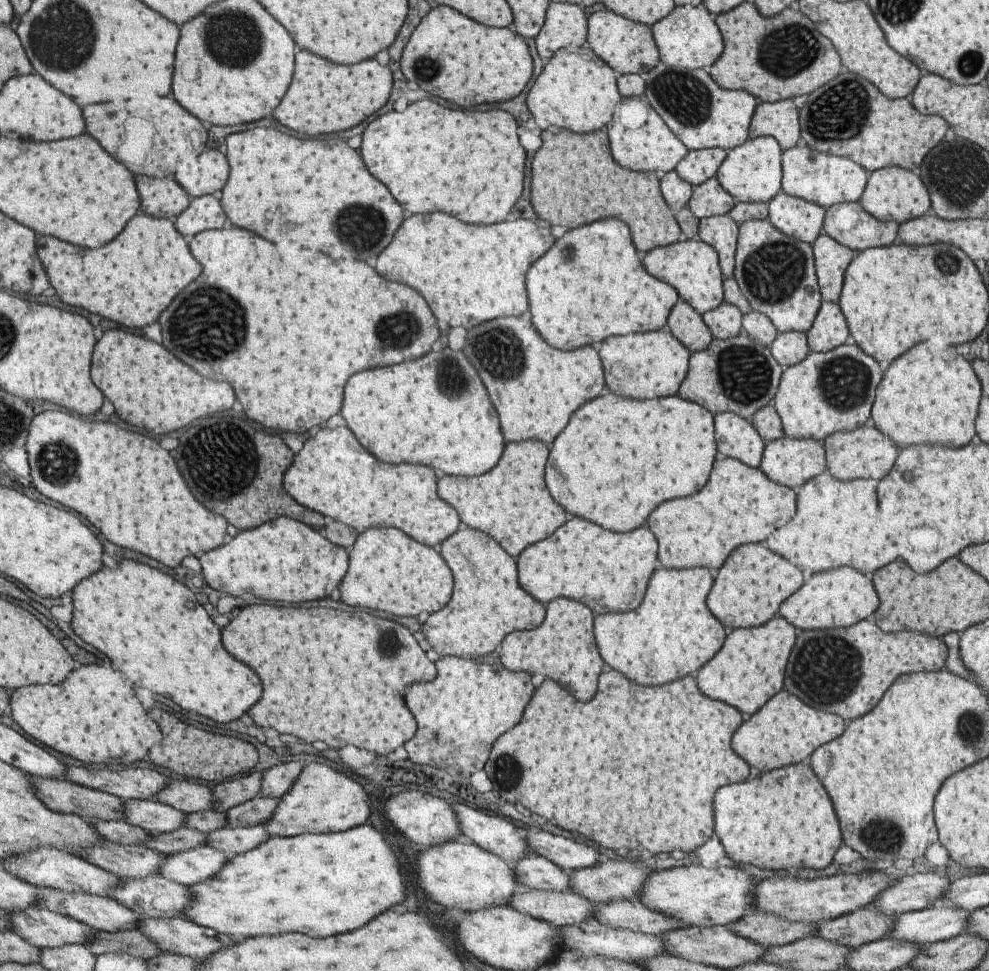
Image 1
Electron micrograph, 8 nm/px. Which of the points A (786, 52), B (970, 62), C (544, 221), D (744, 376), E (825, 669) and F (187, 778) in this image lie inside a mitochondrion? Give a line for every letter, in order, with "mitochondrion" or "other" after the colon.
A: mitochondrion
B: mitochondrion
C: other
D: mitochondrion
E: mitochondrion
F: other

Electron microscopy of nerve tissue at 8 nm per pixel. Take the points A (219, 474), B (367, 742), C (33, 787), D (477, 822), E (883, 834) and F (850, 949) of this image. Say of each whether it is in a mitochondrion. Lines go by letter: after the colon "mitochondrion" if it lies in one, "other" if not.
A: mitochondrion
B: other
C: other
D: other
E: mitochondrion
F: other

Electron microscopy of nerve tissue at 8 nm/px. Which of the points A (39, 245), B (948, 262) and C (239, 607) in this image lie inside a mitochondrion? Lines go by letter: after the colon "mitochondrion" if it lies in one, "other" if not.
A: other
B: mitochondrion
C: other

